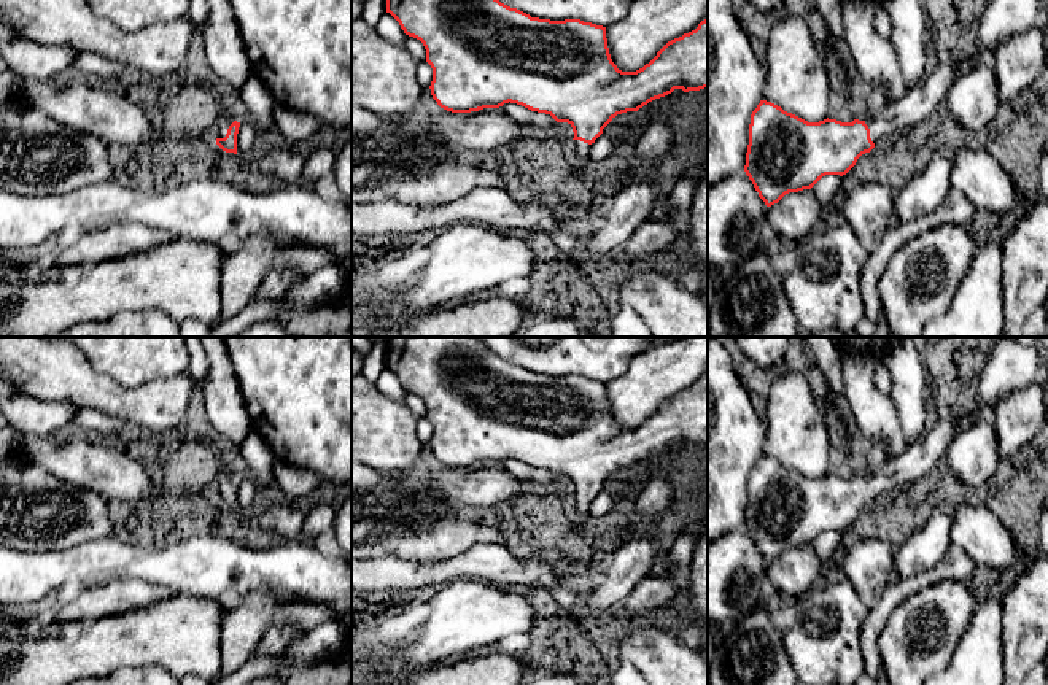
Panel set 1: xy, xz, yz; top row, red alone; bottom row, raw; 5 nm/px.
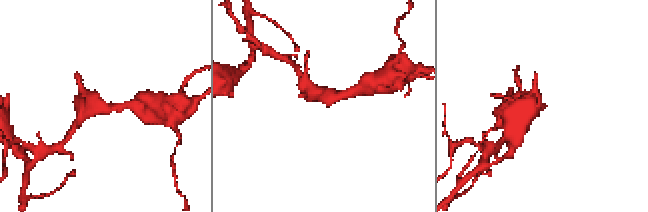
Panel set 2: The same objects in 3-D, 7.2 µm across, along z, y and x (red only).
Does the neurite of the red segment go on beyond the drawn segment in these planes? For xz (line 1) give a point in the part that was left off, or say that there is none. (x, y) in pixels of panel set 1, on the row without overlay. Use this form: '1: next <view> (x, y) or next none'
1: next xz (579, 509)

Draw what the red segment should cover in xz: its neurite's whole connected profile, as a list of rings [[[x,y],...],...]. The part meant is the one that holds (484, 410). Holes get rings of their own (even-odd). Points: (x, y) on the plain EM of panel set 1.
[[[388,337],[385,343],[386,369],[399,378],[406,391],[420,396],[426,405],[426,418],[433,424],[429,445],[441,464],[452,469],[471,469],[499,464],[510,458],[531,467],[550,470],[557,478],[568,478],[574,488],[569,499],[571,524],[588,536],[595,532],[590,501],[617,470],[638,467],[674,445],[689,448],[708,443],[708,373],[695,386],[668,397],[642,424],[622,428],[611,415],[603,381],[580,375],[531,373],[501,359],[475,337]]]

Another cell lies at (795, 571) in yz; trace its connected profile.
[[[813,545],[789,548],[765,566],[765,575],[776,586],[782,601],[805,596],[821,582],[822,572],[824,563]]]

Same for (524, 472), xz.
[[[504,459],[499,462],[510,475],[514,475],[520,482],[534,482],[538,485],[549,485],[557,480],[557,477],[545,469],[531,467],[517,459]]]

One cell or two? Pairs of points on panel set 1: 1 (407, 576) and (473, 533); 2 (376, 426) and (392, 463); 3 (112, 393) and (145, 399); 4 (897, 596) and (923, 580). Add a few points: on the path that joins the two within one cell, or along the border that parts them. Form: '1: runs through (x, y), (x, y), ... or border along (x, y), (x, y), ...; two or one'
1: border along (465, 550), (431, 561), (409, 561), (393, 555); two
2: runs through (384, 436), (392, 447), (392, 453); one
3: runs through (120, 399), (137, 399); one
4: runs through (904, 590), (916, 582); one

